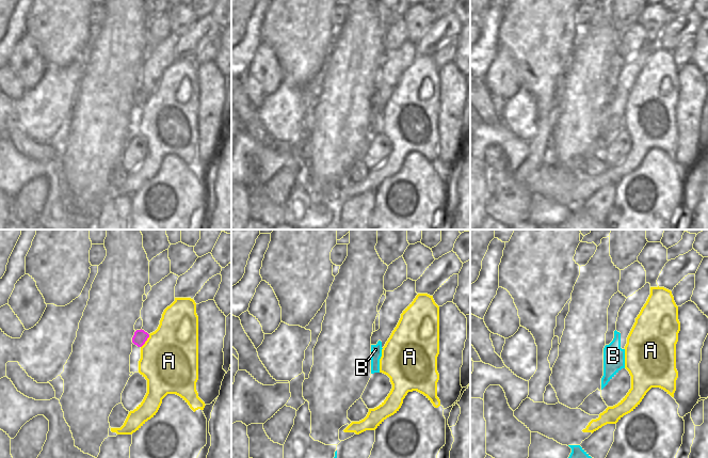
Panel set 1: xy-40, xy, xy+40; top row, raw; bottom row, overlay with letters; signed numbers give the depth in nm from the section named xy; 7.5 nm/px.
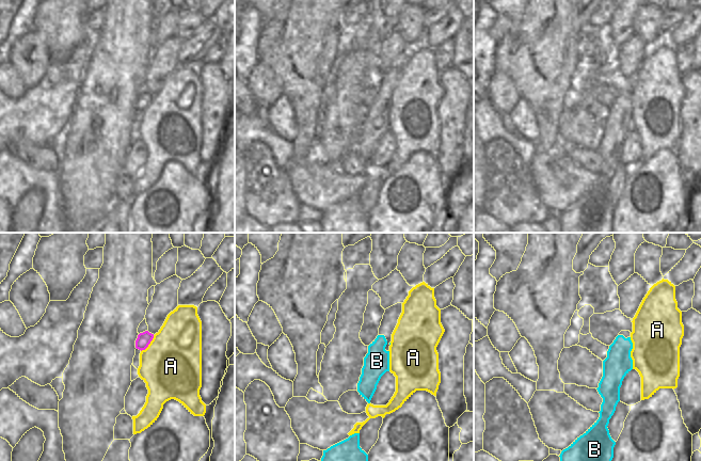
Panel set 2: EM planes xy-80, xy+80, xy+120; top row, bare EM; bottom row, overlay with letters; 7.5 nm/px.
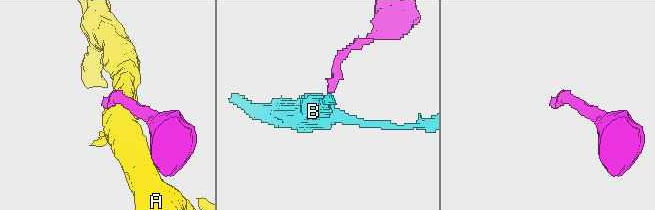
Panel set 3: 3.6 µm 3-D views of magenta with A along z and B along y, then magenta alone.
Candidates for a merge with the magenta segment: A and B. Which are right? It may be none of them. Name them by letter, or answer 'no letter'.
no letter

